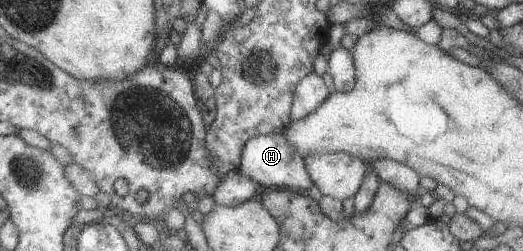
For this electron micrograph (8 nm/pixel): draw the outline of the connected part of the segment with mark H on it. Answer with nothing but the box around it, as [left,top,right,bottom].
[238,133,312,193]

